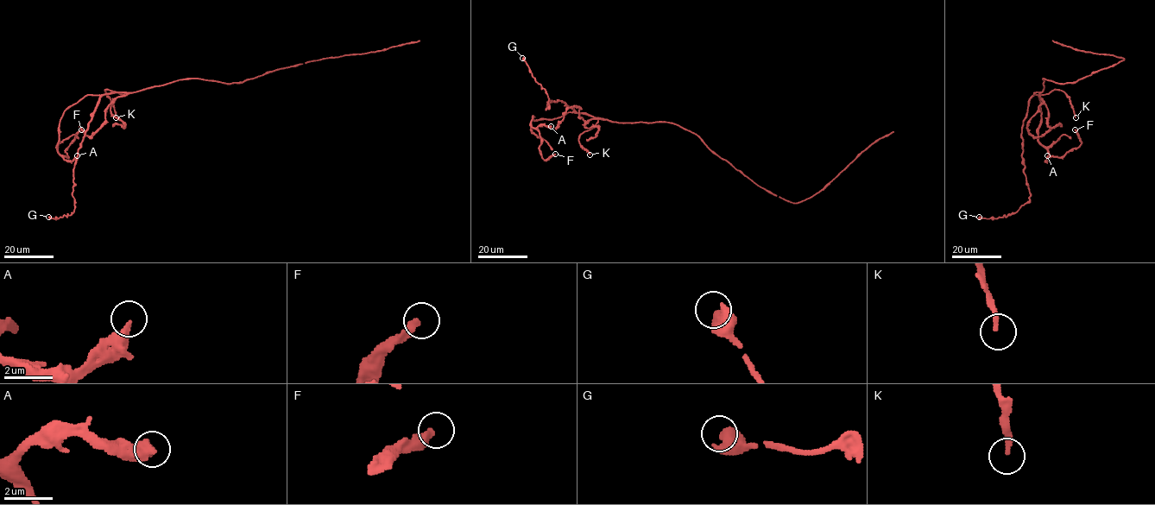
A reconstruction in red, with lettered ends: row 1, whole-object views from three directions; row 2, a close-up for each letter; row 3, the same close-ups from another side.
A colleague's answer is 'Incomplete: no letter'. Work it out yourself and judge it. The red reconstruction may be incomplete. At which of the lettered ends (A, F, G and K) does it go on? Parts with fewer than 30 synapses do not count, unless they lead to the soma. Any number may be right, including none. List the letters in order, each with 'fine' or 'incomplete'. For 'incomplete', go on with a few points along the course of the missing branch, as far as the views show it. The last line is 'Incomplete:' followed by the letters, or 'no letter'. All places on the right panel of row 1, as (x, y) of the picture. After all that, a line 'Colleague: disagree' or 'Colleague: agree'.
A: fine
F: fine
G: fine
K: fine
Incomplete: no letter
Colleague: agree

